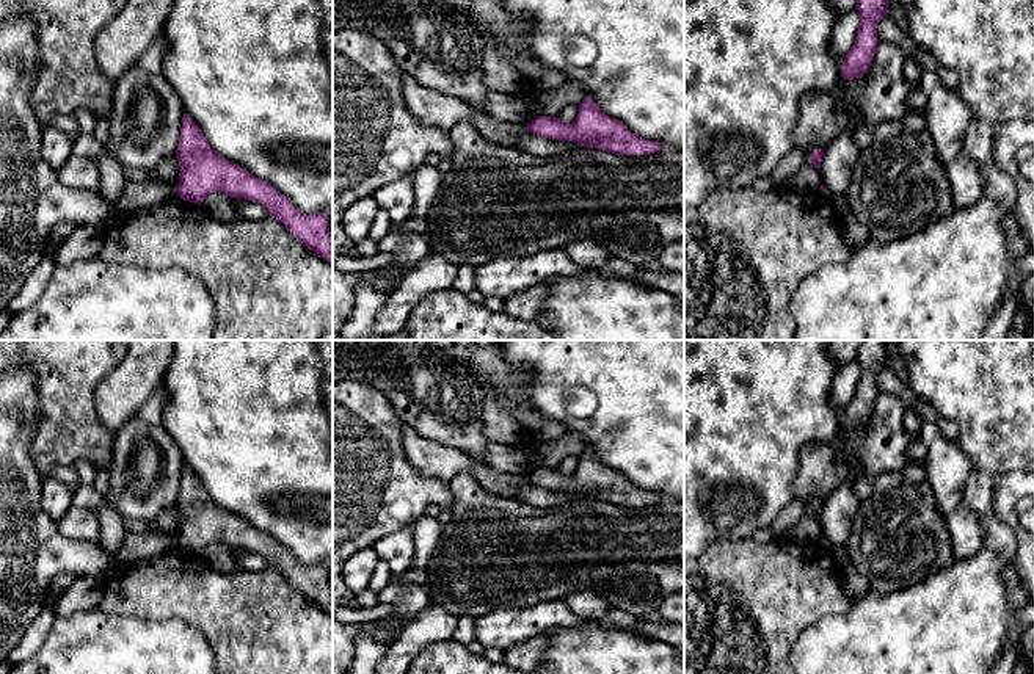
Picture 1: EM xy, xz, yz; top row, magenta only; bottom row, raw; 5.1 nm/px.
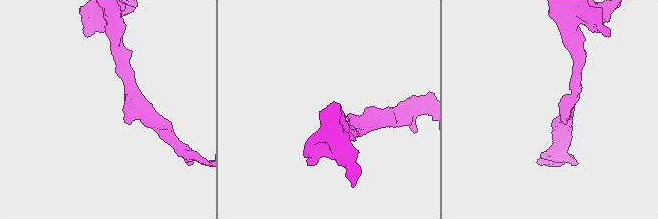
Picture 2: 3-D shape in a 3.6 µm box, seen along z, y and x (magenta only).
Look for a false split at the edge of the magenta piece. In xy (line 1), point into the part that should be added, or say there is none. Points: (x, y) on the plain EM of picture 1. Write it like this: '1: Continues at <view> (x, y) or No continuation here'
1: No continuation here

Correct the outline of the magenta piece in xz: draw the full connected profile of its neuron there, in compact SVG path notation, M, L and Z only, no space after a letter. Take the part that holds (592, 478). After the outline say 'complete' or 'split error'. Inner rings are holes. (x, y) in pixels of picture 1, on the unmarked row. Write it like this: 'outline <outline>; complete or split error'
outline M585 447L573 475L560 469L538 467L529 475L529 483L549 491L576 492L617 506L650 506L662 500L656 492L632 484L623 473L604 466L596 453Z; complete

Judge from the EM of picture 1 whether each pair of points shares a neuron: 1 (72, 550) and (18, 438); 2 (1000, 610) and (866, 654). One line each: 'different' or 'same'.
1: same
2: same

